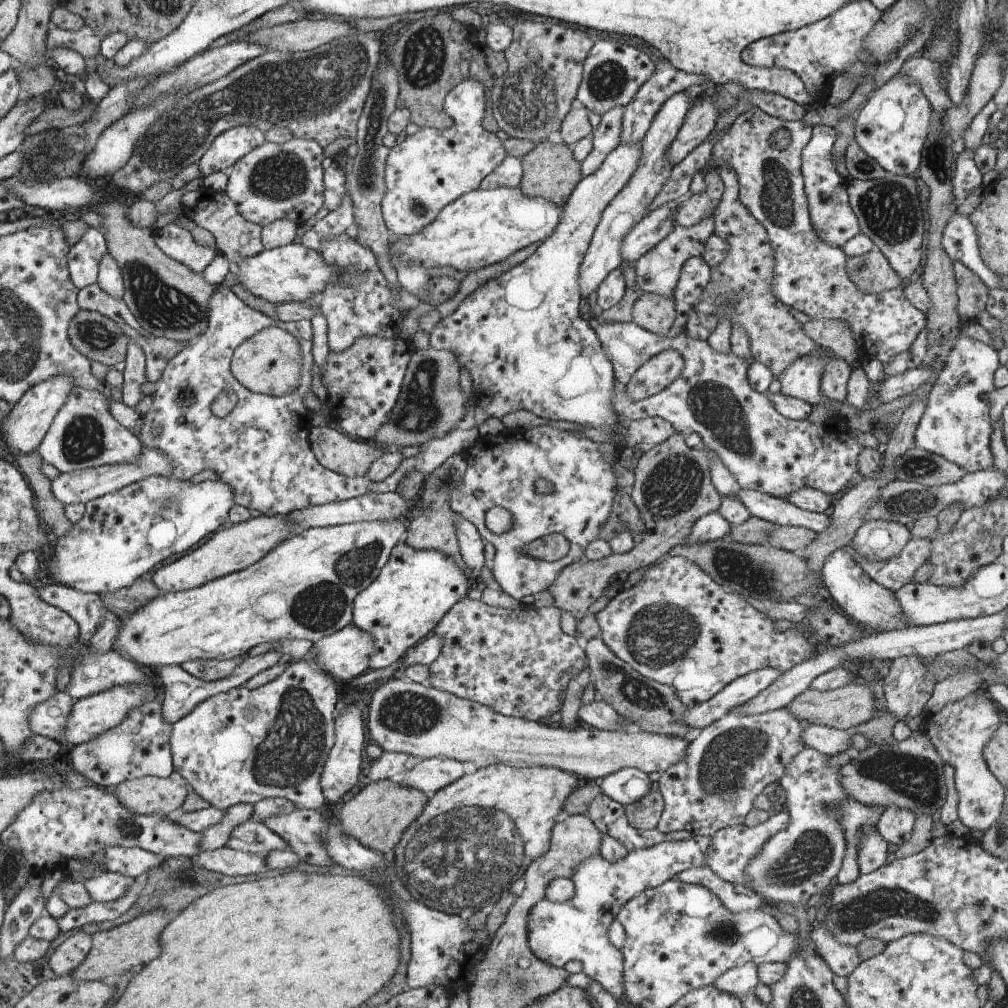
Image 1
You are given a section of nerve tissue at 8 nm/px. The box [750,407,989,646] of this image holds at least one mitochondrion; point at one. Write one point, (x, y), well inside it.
(911, 503)

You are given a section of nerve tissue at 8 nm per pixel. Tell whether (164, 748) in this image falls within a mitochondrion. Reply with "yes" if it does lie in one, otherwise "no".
no

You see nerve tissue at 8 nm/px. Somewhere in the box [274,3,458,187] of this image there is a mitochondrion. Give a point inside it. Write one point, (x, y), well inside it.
(423, 62)

